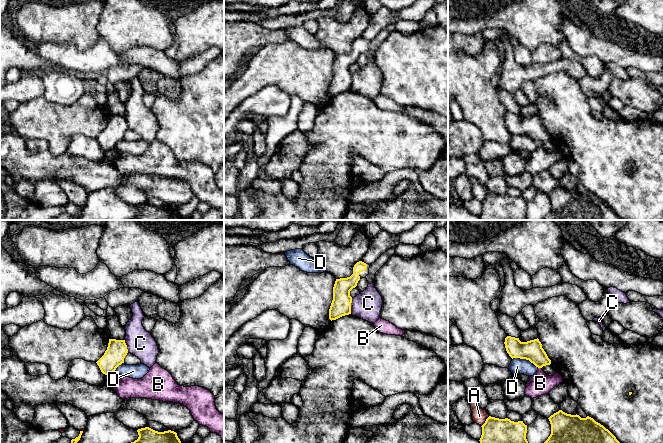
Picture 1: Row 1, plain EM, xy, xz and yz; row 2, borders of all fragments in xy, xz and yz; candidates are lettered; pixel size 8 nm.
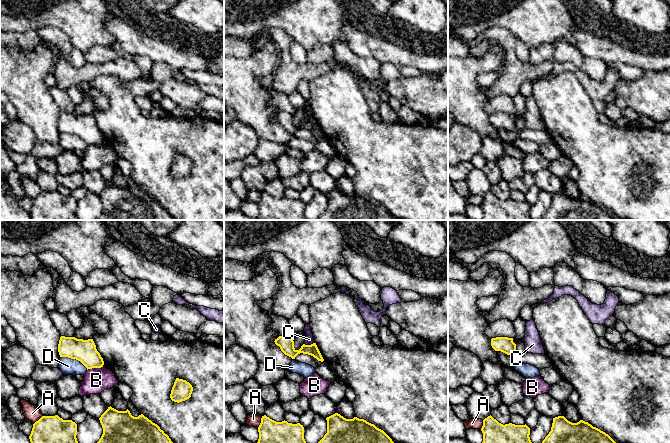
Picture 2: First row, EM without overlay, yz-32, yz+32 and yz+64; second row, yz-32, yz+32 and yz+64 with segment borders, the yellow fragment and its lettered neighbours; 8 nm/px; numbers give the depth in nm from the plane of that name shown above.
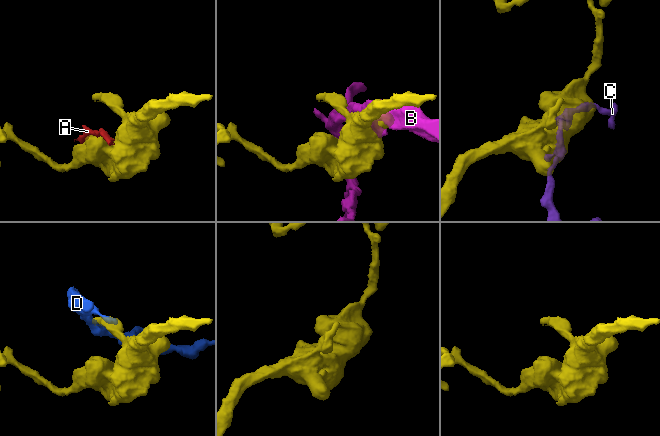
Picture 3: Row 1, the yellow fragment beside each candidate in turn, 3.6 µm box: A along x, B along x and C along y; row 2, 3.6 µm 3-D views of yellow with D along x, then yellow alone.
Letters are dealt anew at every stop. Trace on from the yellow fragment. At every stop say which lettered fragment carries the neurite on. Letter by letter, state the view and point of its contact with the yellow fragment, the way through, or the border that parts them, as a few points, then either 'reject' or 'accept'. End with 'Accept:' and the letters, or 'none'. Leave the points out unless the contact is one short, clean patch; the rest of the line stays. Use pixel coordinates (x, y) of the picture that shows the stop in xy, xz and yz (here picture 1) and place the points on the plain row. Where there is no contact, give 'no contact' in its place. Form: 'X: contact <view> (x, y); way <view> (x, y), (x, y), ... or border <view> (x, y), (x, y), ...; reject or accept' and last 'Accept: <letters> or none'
A: contact yz (485, 197); border yz (489, 192), (481, 202); reject
B: contact yz (540, 143); reject
C: contact xz (350, 82); border xz (352, 74), (350, 89); reject
D: contact yz (525, 134); border yz (512, 134), (528, 135), (538, 143); reject
Accept: none

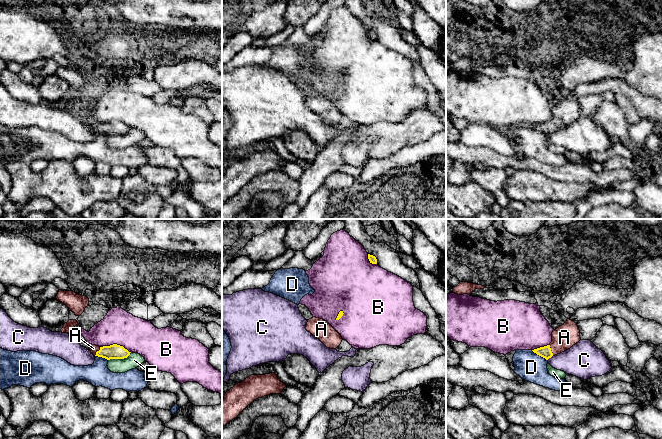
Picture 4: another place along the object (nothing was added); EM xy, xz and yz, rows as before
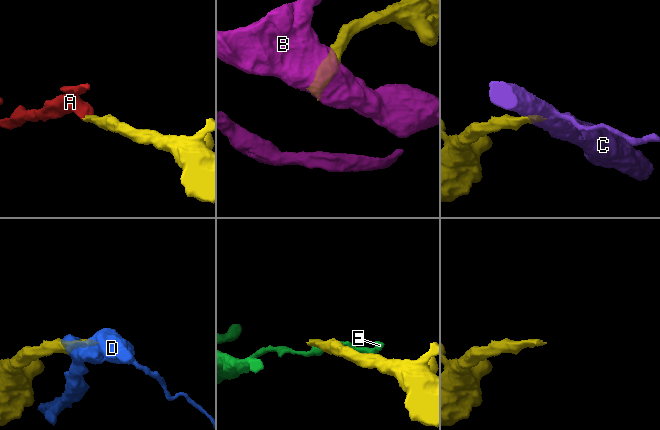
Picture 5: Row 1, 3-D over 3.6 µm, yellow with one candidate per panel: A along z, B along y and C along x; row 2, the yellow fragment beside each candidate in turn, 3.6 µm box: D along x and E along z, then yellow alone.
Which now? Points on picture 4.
A: contact yz (550, 126); way yz (545, 128), (550, 126), (564, 113); accept
B: contact xy (116, 120); reject
C: contact yz (549, 133); reject
D: contact yz (539, 131); reject
E: contact xy (119, 134); reject
Accept: A

